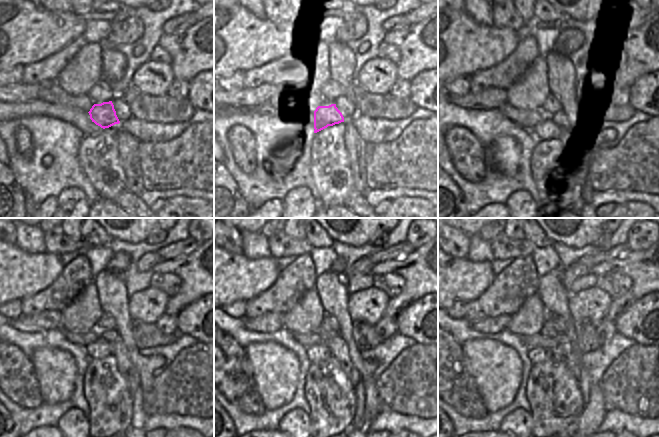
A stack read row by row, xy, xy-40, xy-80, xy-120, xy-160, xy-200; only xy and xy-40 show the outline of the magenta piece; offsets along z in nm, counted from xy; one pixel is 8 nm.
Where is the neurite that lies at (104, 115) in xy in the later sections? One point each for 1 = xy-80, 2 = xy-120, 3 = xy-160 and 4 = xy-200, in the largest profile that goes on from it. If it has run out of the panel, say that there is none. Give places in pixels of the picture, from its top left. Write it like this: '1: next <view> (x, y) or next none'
1: next xy-80 (545, 129)
2: next xy-120 (101, 348)
3: next xy-160 (319, 352)
4: next xy-200 (536, 355)

